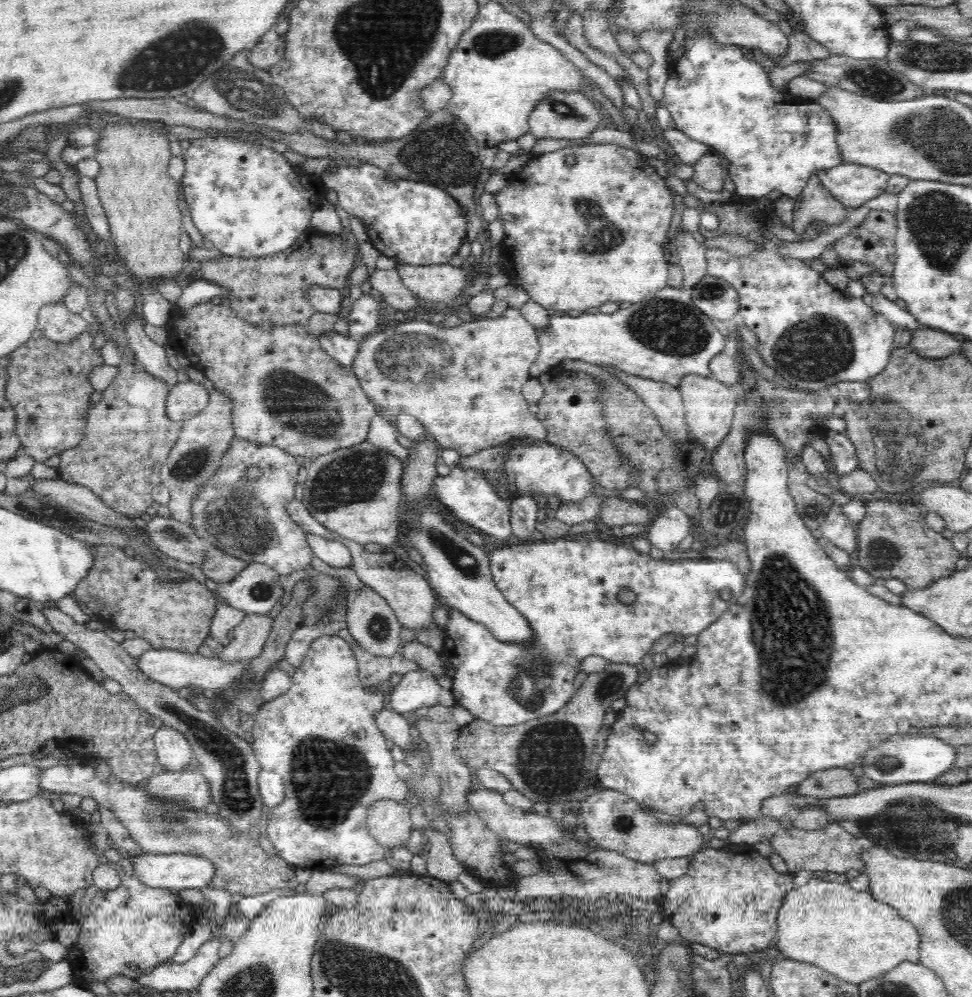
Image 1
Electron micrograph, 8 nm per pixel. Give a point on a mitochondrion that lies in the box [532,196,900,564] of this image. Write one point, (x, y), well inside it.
(819, 347)

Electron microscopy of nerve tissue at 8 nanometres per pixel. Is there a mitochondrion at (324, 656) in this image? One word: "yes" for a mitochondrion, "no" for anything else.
no

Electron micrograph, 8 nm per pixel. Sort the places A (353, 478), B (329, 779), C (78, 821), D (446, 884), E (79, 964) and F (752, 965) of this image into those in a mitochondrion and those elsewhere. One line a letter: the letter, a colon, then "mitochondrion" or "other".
A: mitochondrion
B: mitochondrion
C: other
D: other
E: other
F: other

